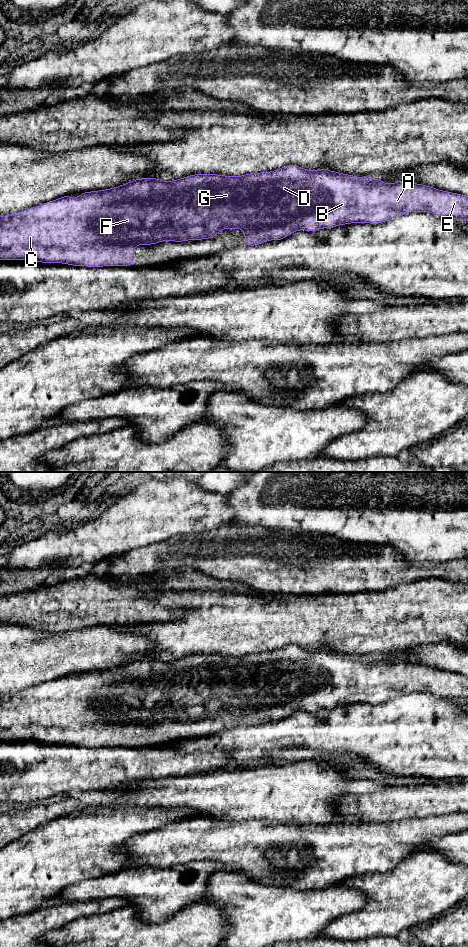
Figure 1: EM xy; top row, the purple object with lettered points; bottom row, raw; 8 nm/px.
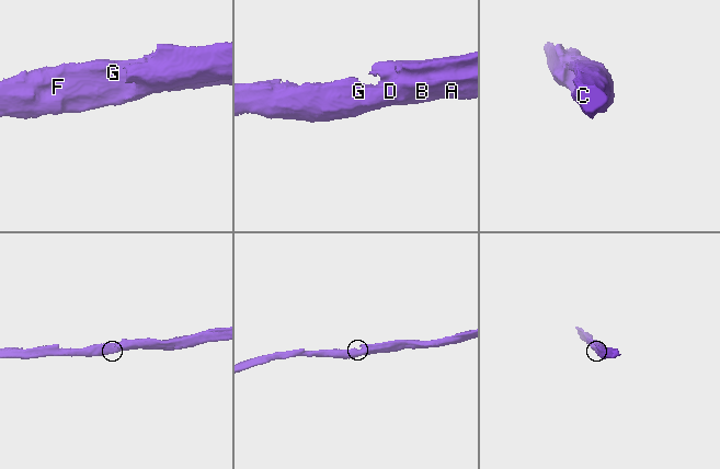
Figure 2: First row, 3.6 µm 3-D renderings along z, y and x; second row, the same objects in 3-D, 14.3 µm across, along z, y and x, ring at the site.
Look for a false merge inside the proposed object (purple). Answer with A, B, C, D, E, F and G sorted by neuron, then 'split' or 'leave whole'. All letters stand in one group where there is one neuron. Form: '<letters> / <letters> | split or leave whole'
A B C D E F G | leave whole

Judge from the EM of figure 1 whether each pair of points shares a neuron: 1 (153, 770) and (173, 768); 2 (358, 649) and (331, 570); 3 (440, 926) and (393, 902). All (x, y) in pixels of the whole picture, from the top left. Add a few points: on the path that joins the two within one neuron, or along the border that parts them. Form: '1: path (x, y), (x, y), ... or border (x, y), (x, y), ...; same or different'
1: path (158, 768), (168, 768); same
2: border (362, 590), (346, 593), (315, 594); different
3: border (452, 908), (423, 925); different

